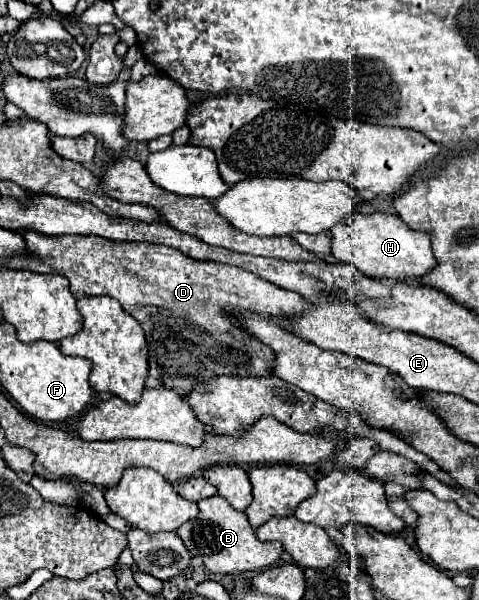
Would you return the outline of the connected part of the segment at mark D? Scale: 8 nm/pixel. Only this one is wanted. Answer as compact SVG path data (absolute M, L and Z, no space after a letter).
M33 230L19 232L25 236L27 248L35 256L37 272L67 276L75 296L111 296L141 324L149 346L149 374L179 394L189 394L197 386L219 376L273 376L273 350L269 350L269 346L261 346L255 338L245 336L241 322L233 326L233 322L229 322L229 310L261 314L273 320L297 318L297 314L305 314L305 310L309 310L309 302L305 302L305 298L299 298L299 294L293 294L291 290L281 290L263 278L257 278L253 272L229 264L193 260L169 246L153 246L147 242L109 242L107 238L97 236L45 236Z

